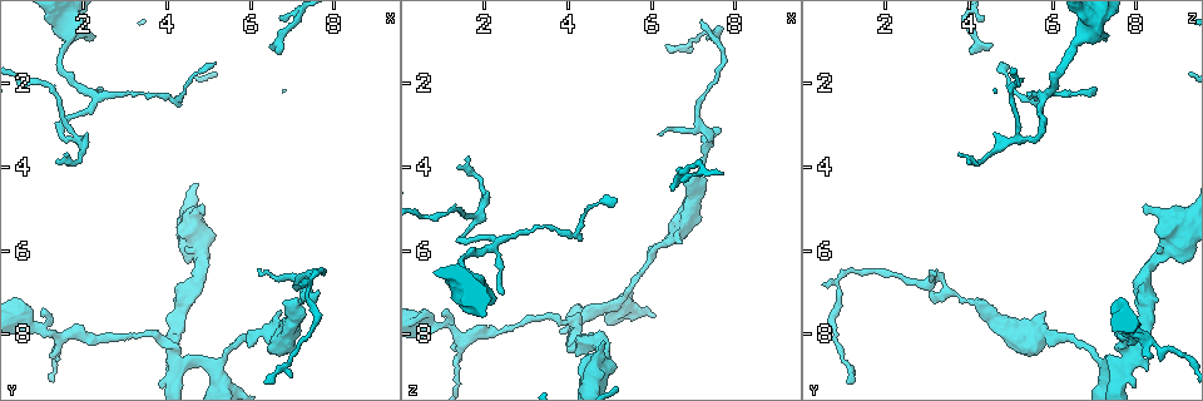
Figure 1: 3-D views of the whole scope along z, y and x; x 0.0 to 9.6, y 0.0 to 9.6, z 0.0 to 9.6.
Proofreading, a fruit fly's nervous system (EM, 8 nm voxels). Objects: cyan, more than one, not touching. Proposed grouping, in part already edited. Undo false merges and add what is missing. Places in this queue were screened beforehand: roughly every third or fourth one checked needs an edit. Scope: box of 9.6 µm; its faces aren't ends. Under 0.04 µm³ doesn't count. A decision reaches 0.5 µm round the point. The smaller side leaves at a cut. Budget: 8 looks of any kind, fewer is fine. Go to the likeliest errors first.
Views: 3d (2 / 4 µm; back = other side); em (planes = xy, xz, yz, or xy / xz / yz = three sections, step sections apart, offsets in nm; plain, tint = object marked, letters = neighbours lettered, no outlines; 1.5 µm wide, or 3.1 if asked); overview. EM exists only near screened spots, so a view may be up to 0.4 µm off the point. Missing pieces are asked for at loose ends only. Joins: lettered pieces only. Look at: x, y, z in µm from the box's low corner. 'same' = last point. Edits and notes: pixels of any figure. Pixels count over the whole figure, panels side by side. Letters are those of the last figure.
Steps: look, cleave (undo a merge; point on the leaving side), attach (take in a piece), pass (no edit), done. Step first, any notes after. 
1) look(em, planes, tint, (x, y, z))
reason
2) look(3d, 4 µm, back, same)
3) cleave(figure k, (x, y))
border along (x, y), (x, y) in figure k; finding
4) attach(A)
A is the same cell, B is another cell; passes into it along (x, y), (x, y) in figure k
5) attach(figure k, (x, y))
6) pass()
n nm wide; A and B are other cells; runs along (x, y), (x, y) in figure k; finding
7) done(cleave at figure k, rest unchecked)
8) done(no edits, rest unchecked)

look(3d, 2 µm, (7.60, 6.50, 1.00))
sharp bend

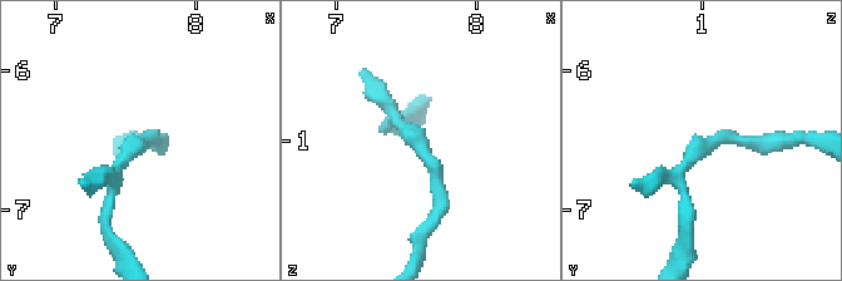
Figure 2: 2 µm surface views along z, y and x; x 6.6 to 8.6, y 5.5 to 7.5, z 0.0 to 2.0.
look(em, planes, plain, (7.54, 6.54, 0.98))

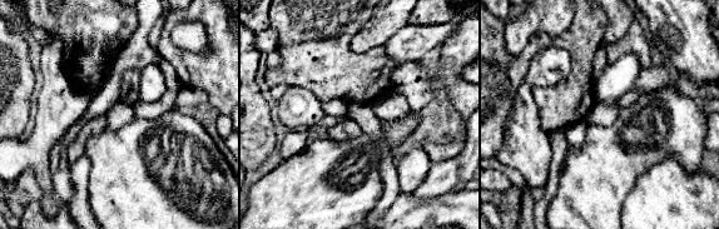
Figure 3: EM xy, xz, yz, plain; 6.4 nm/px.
look(em, planes, letters, same)
what lies round it

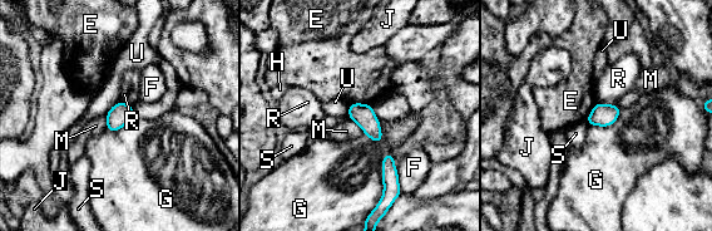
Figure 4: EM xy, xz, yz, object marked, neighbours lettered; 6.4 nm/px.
pass()
G touches over 320 nm; E, F, G, H, J, M, R, S and U are other cells; border along (347, 116), (364, 133) in figure 4; all the same neuron

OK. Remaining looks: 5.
look(3d, 2 µm, (7.35, 6.70, 3.20))
sharp bend

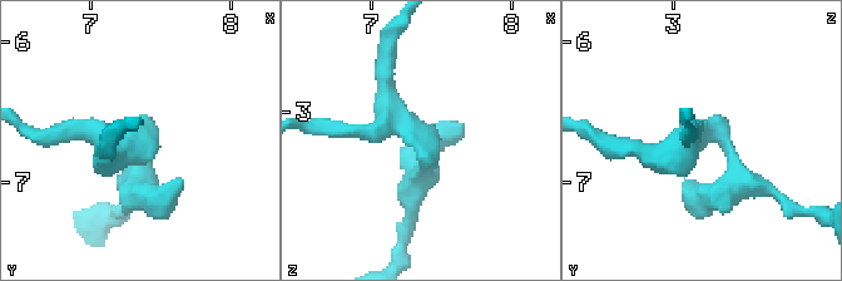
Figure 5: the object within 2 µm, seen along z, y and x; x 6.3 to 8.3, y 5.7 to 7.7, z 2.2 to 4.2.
look(em, planes, letters, (7.42, 6.68, 3.24))
shape alone is not enough

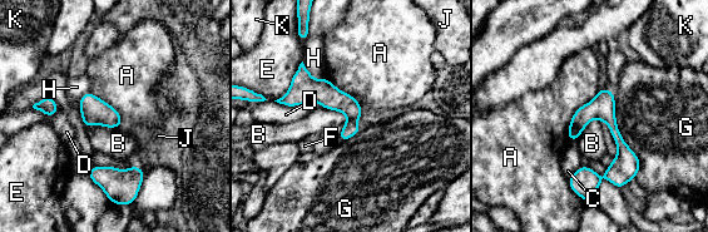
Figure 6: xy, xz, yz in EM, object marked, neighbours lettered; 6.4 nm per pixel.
pass()
A, B, C, D, E, F, G, H, J and K are other cells; continuous, no second neuron

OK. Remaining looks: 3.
look(3d, 2 µm, (1.65, 3.65, 3.80))
tapers out

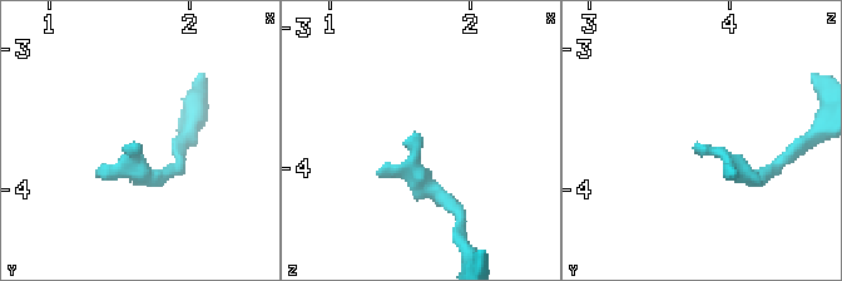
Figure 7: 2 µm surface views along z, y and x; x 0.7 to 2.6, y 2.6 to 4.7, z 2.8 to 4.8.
look(em, xz, step 4, letters, (1.62, 3.68, 3.78))
shape alone is not enough

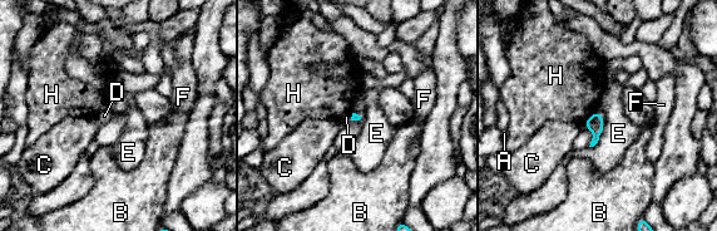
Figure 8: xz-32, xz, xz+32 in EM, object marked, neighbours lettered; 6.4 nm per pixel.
look(em, planes, letters, same)
cut it another way

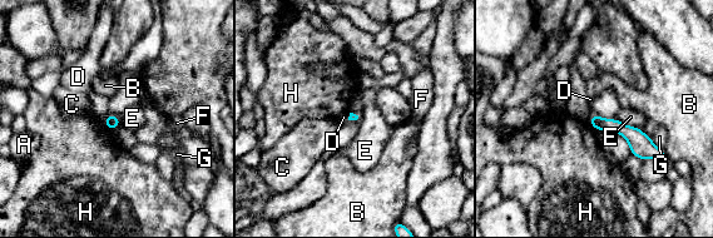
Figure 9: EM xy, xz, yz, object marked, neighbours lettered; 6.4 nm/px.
pass()
A, B, C, D, E, F, G and H are other cells; no lettered piece goes on from it

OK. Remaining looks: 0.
done(no edits, rest unchecked)

